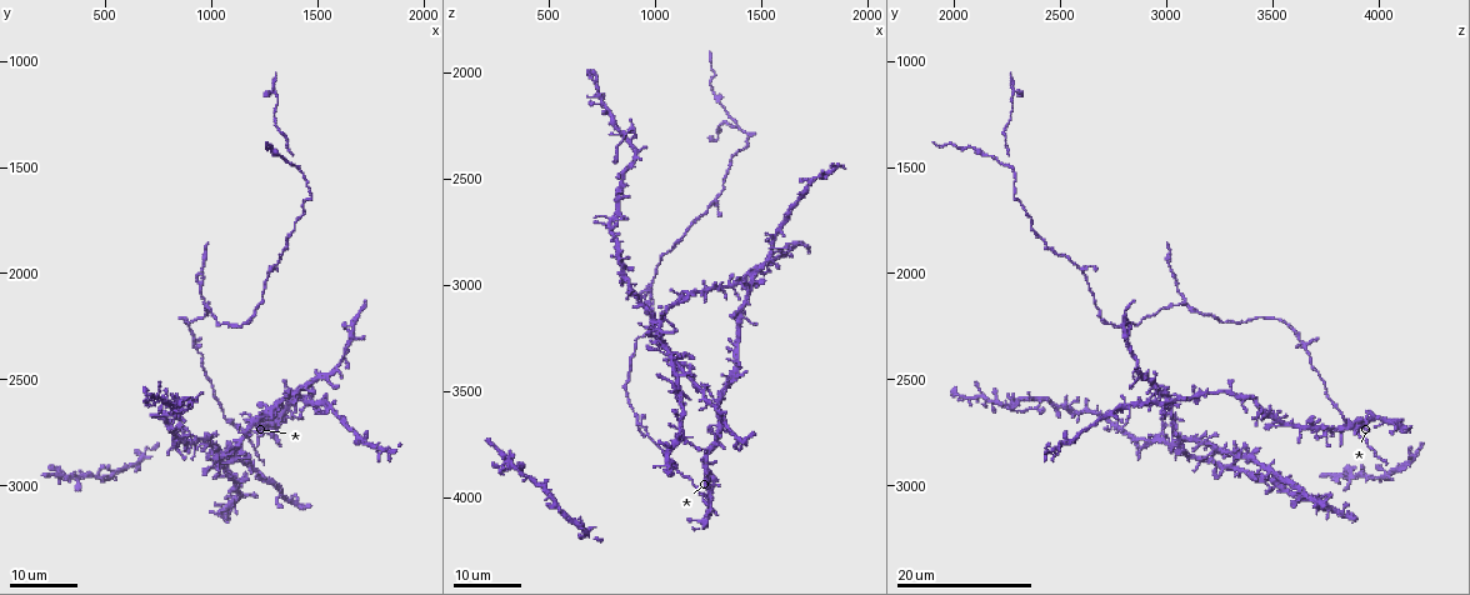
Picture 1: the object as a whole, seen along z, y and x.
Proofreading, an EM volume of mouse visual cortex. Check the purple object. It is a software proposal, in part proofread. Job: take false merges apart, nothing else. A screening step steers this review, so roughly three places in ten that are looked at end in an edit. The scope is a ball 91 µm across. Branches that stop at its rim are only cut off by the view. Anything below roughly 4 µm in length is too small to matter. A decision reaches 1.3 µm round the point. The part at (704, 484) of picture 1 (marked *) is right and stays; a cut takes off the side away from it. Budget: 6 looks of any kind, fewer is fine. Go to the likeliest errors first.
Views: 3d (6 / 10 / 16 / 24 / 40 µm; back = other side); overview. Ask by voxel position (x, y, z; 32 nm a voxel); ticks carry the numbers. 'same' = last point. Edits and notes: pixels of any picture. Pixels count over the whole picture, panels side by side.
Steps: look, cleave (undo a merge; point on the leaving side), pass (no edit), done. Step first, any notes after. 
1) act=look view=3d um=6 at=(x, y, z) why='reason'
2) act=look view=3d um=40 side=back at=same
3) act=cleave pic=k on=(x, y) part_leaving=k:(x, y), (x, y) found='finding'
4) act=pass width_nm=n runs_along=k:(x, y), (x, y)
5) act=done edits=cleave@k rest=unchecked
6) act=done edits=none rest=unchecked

act=look view=3d um=16 at=(970, 2140, 3080) why='a fork'

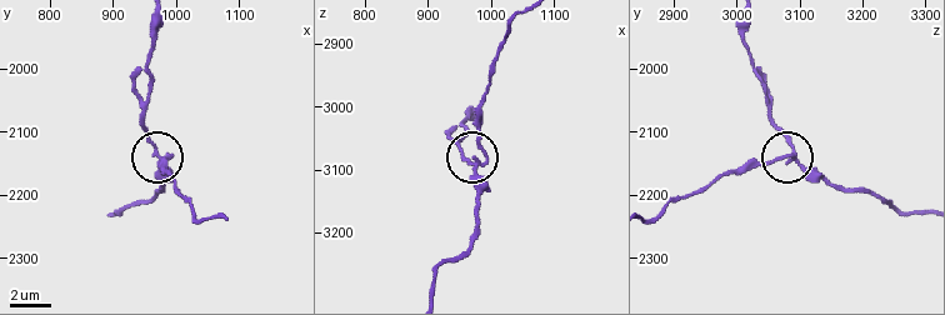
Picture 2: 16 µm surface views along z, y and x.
act=look view=3d um=10 at=(975, 2135, 3090) why='closer look'

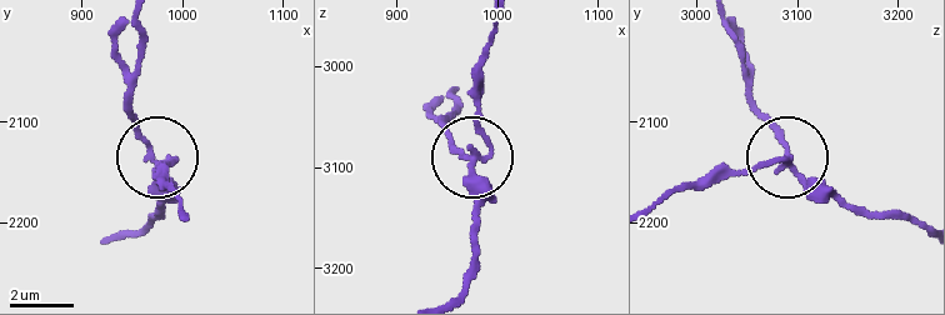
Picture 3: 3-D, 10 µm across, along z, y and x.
act=cleave pic=3 on=(136, 118) part_leaving=3:(150, 161), (134, 115), (141, 26) found='two neurons meet here'

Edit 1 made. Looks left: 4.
act=look view=3d um=16 at=(910, 2640, 2270)

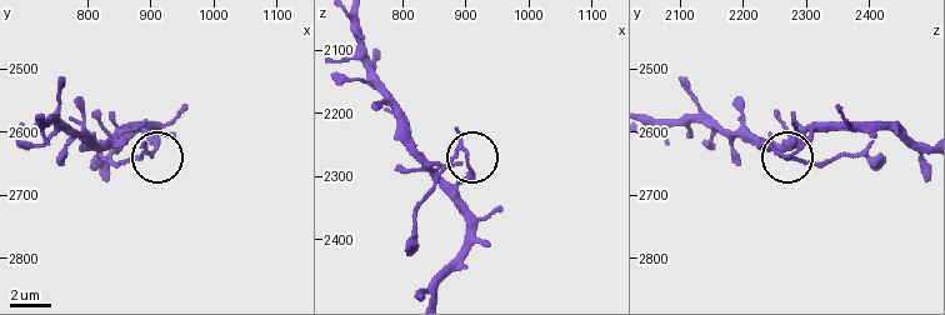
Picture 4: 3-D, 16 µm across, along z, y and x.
act=look view=3d um=10 at=(905, 2635, 2270)

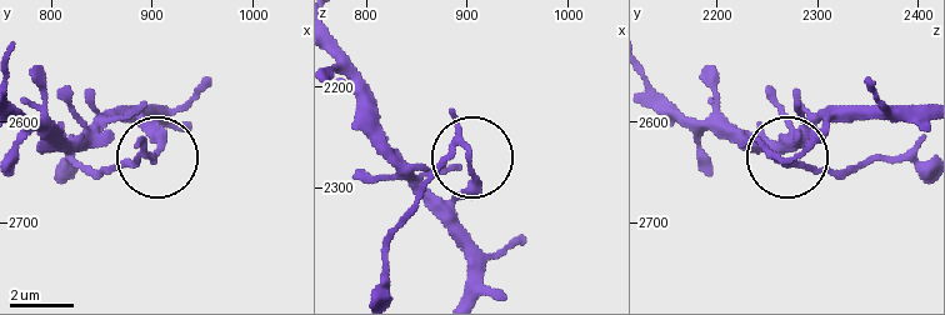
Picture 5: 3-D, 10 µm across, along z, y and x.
act=look view=3d um=6 at=(904, 2634, 2276)

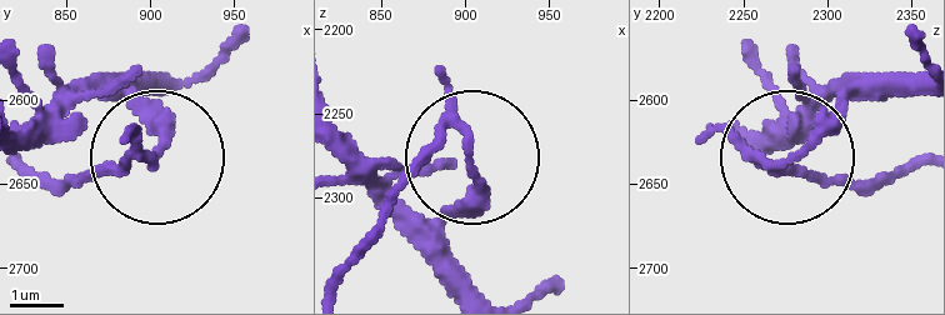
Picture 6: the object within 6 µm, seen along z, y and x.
act=cleave pic=6 on=(106, 168) part_leaving=6:(485, 184), (459, 148), (431, 158), (338, 291) found='a second neuron is stuck on'

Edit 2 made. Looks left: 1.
act=done edits=cleave@3,cleave@6 rest=unchecked

